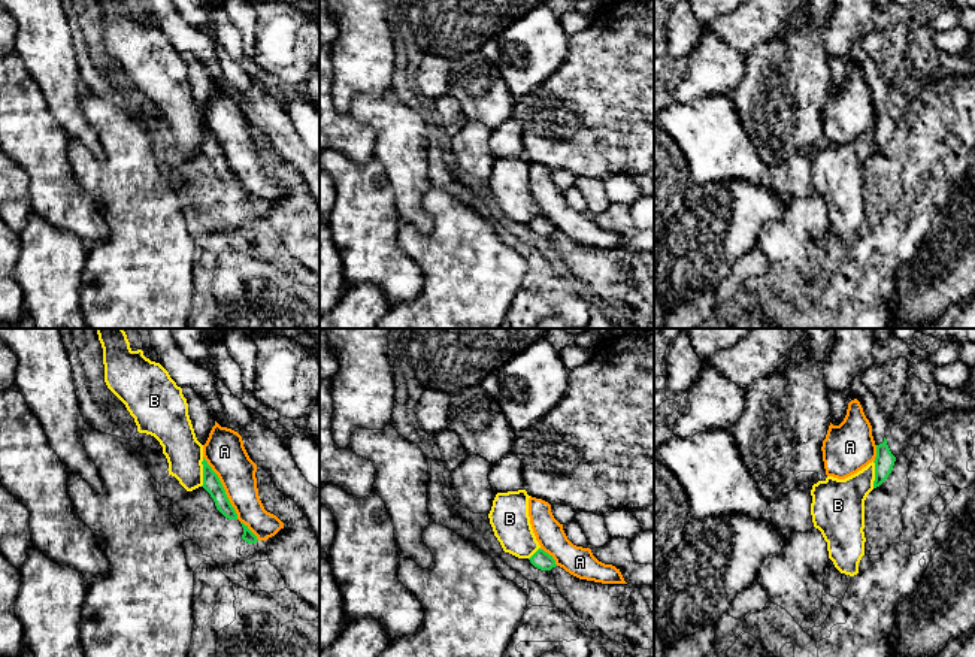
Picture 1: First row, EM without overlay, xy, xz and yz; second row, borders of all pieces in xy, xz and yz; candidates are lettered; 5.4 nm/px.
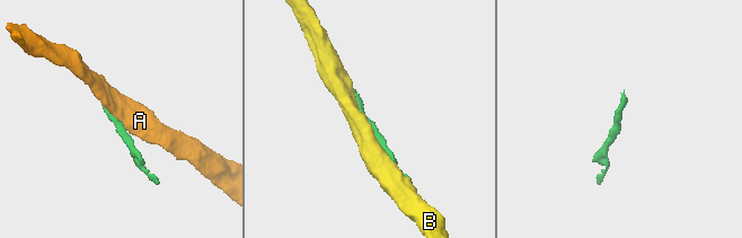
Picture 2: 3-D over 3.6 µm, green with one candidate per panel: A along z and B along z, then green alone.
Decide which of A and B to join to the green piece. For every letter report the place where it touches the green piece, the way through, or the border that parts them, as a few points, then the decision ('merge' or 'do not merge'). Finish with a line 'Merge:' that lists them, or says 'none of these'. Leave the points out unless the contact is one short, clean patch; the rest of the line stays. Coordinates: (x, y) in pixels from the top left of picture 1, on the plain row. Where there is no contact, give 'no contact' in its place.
A: contact xy (223, 153); do not merge
B: contact xy (203, 138); do not merge
Merge: none of these

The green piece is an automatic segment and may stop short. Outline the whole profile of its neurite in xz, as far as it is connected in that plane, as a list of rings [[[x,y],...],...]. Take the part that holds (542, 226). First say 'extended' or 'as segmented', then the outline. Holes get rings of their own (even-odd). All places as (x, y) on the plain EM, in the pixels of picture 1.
as segmented; [[[541,214],[529,225],[535,233],[538,233],[541,236],[551,236],[552,233],[557,231],[552,221],[549,221],[548,218],[545,218]]]

